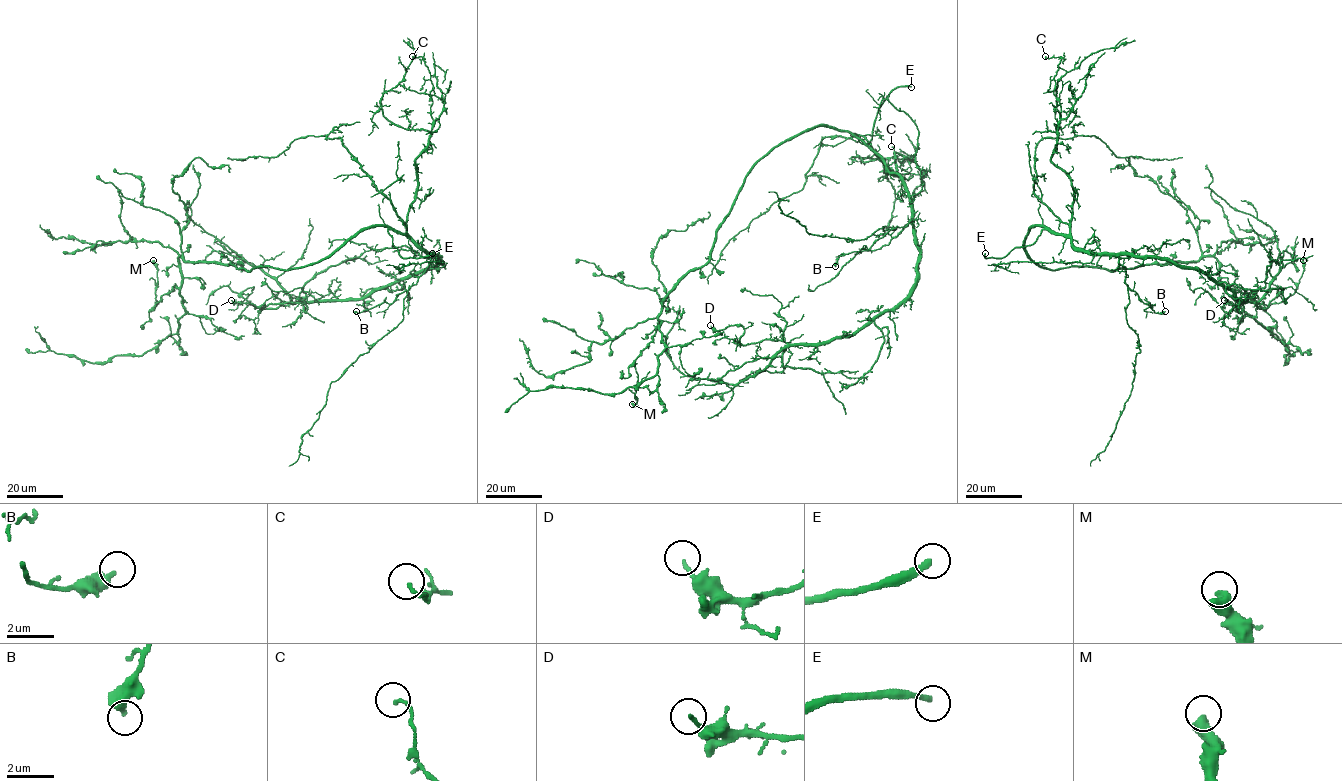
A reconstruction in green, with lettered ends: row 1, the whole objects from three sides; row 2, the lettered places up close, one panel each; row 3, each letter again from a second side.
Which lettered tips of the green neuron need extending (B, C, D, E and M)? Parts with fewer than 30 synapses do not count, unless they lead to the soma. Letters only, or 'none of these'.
E

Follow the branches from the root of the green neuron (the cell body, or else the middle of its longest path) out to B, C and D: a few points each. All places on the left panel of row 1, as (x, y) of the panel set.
B: (374, 226), (390, 226), (406, 234), (432, 258), (417, 282), (392, 303), (381, 303), (359, 313), (356, 311)
C: (374, 226), (406, 234), (417, 187), (415, 158), (427, 145), (433, 121), (430, 72), (422, 57), (412, 56)
D: (374, 226), (406, 234), (440, 257), (438, 263), (359, 298), (268, 304), (260, 312), (264, 304), (231, 300)

